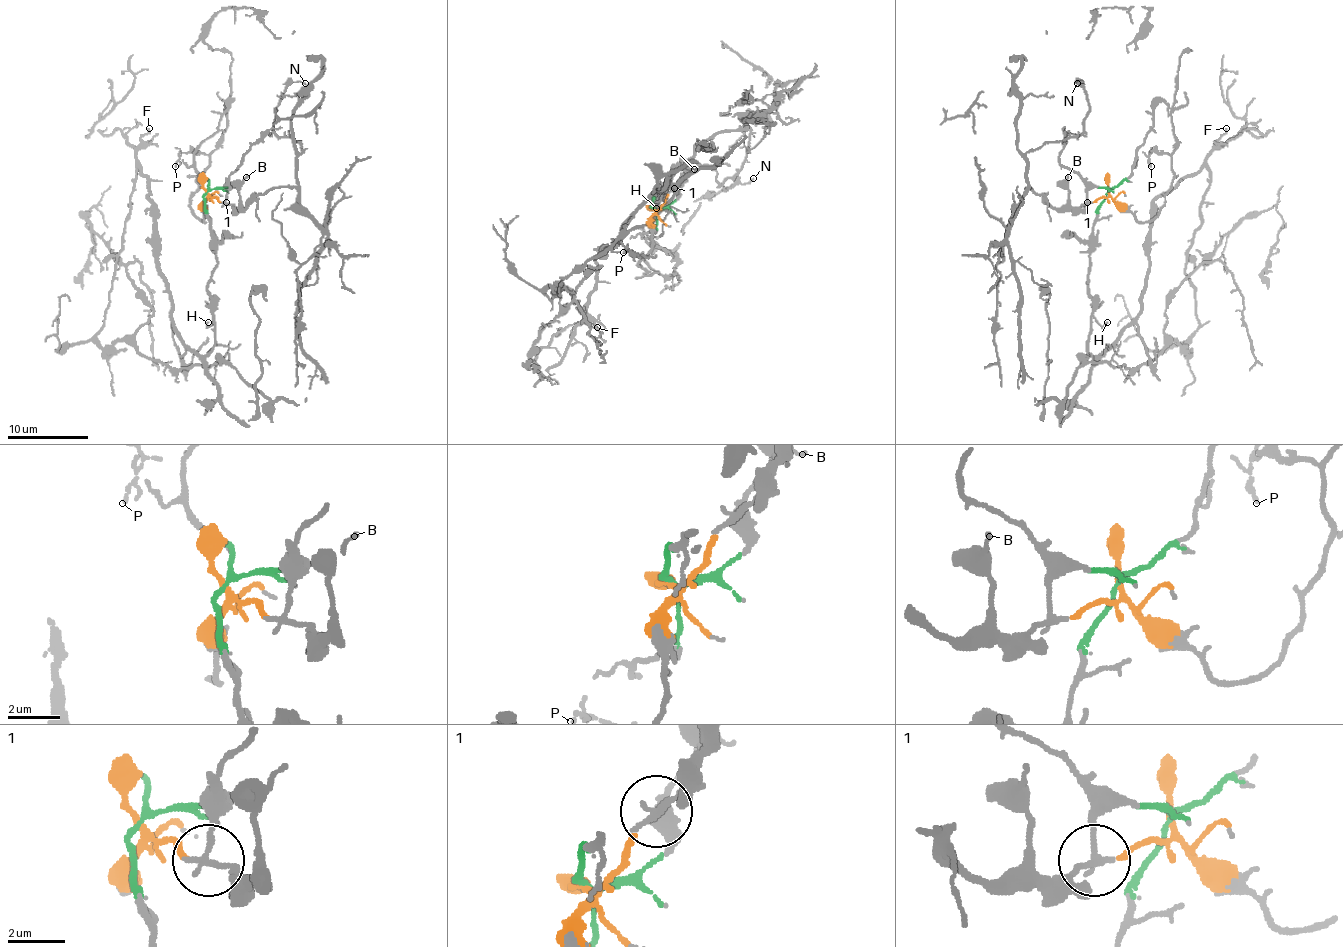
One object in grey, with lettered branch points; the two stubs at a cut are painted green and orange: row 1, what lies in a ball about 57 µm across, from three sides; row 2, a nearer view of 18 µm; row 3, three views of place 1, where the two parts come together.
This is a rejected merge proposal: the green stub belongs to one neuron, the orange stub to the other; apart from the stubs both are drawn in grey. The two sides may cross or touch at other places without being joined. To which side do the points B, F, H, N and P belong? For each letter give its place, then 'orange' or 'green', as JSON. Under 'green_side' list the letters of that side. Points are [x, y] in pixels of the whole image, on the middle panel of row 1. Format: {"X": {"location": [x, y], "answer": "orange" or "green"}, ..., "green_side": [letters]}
{"B": {"location": [694, 169], "answer": "orange"}, "F": {"location": [597, 327], "answer": "green"}, "H": {"location": [656, 208], "answer": "green"}, "N": {"location": [753, 178], "answer": "orange"}, "P": {"location": [623, 252], "answer": "orange"}, "green_side": ["F", "H"]}

